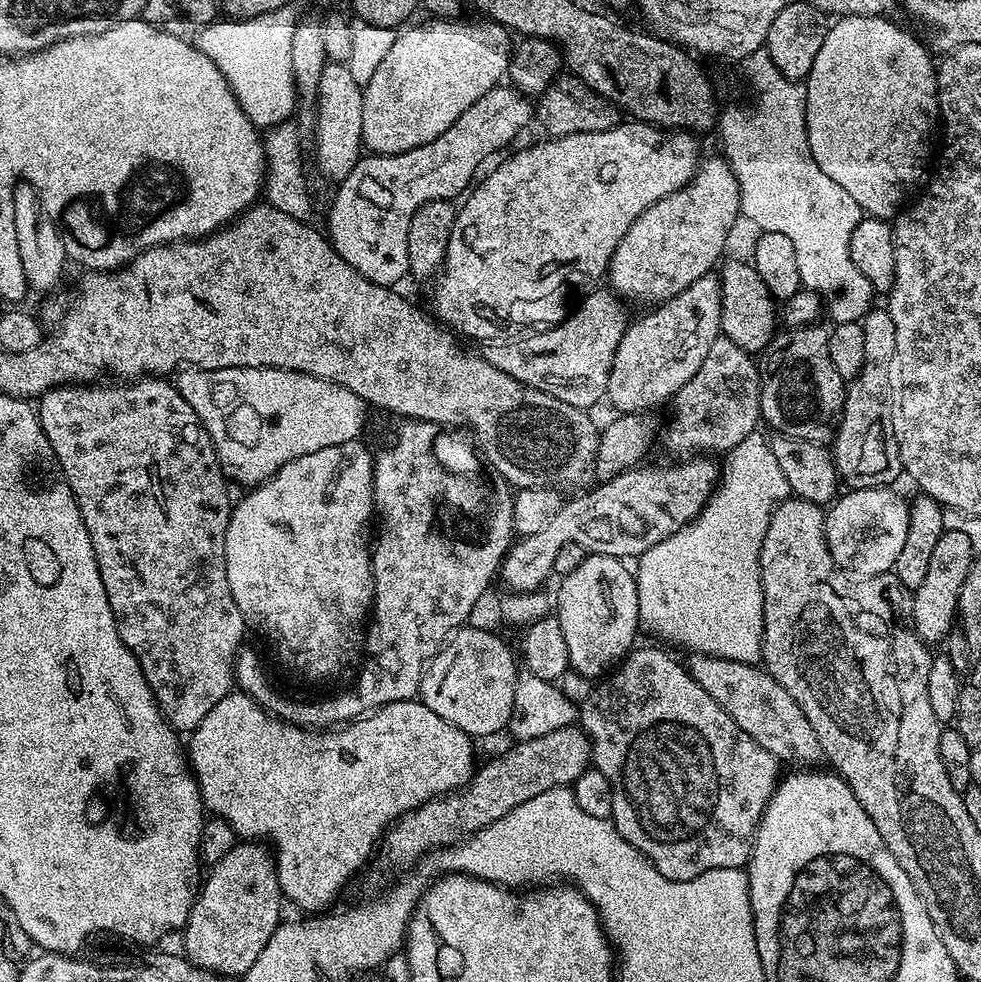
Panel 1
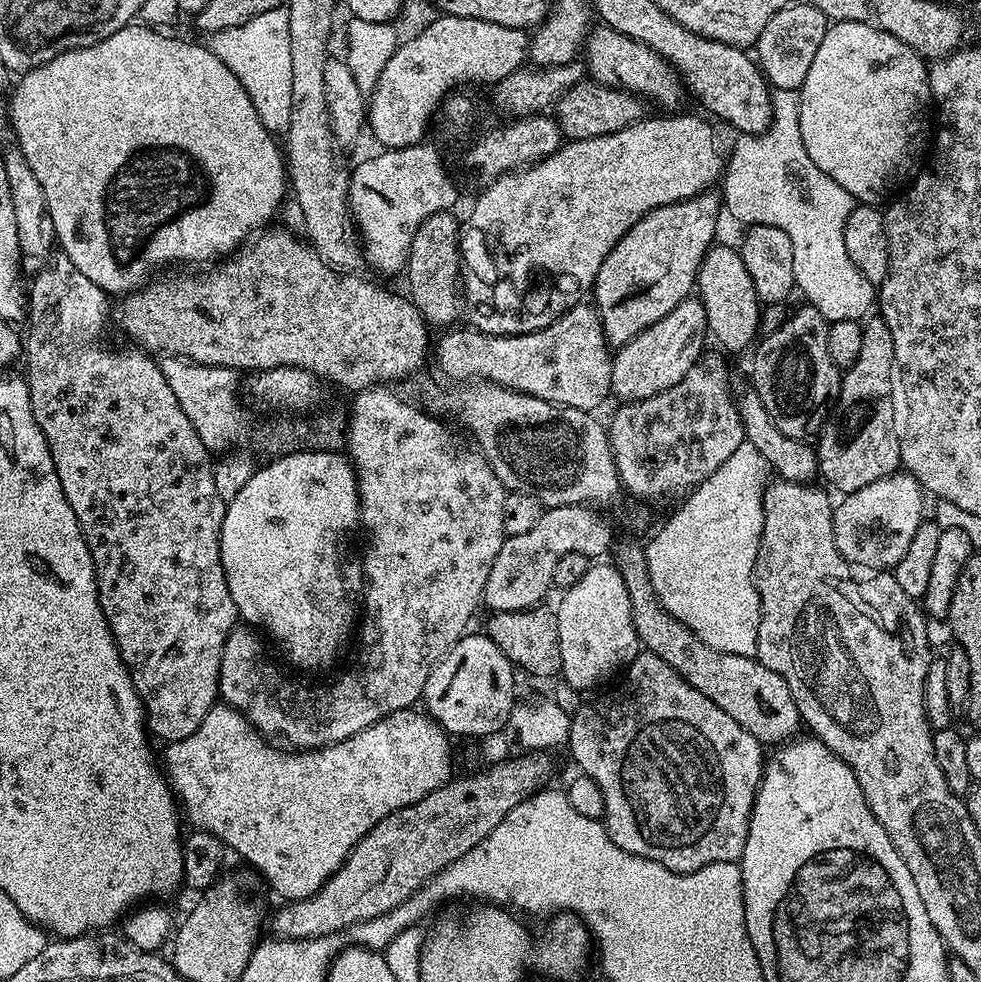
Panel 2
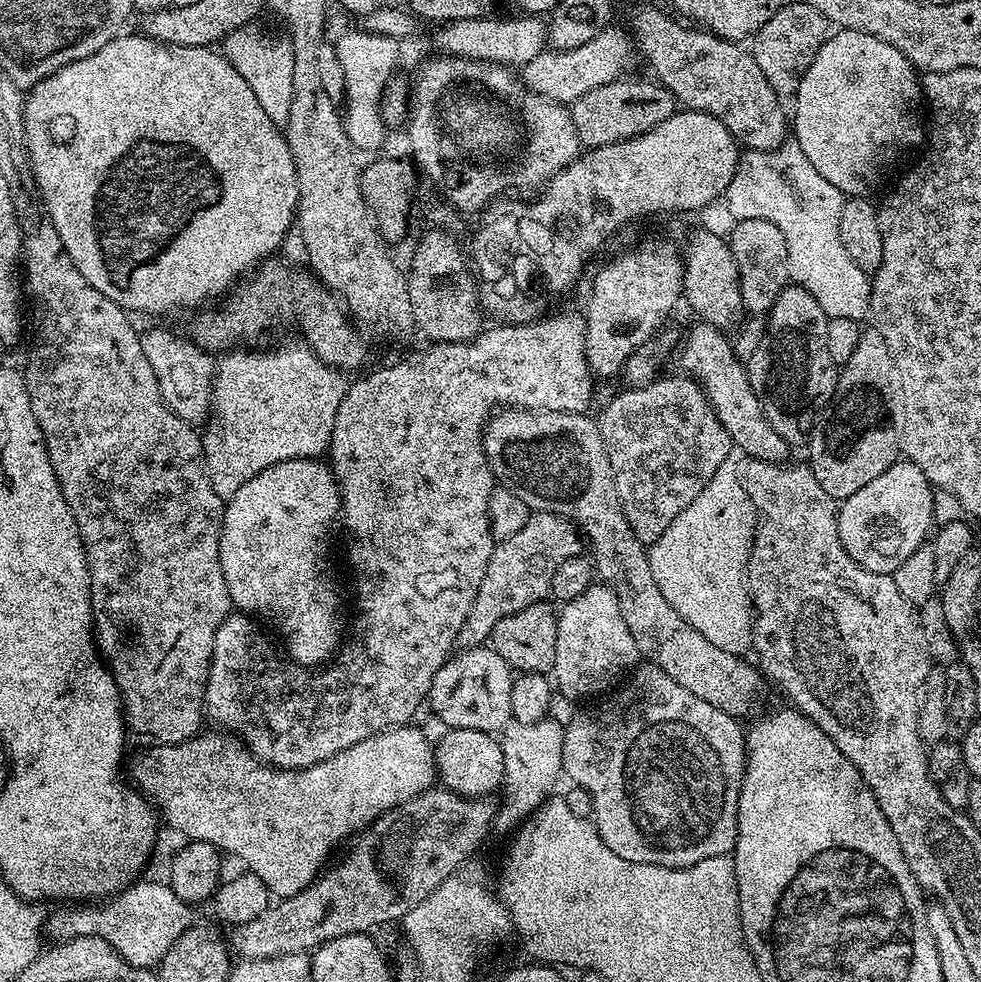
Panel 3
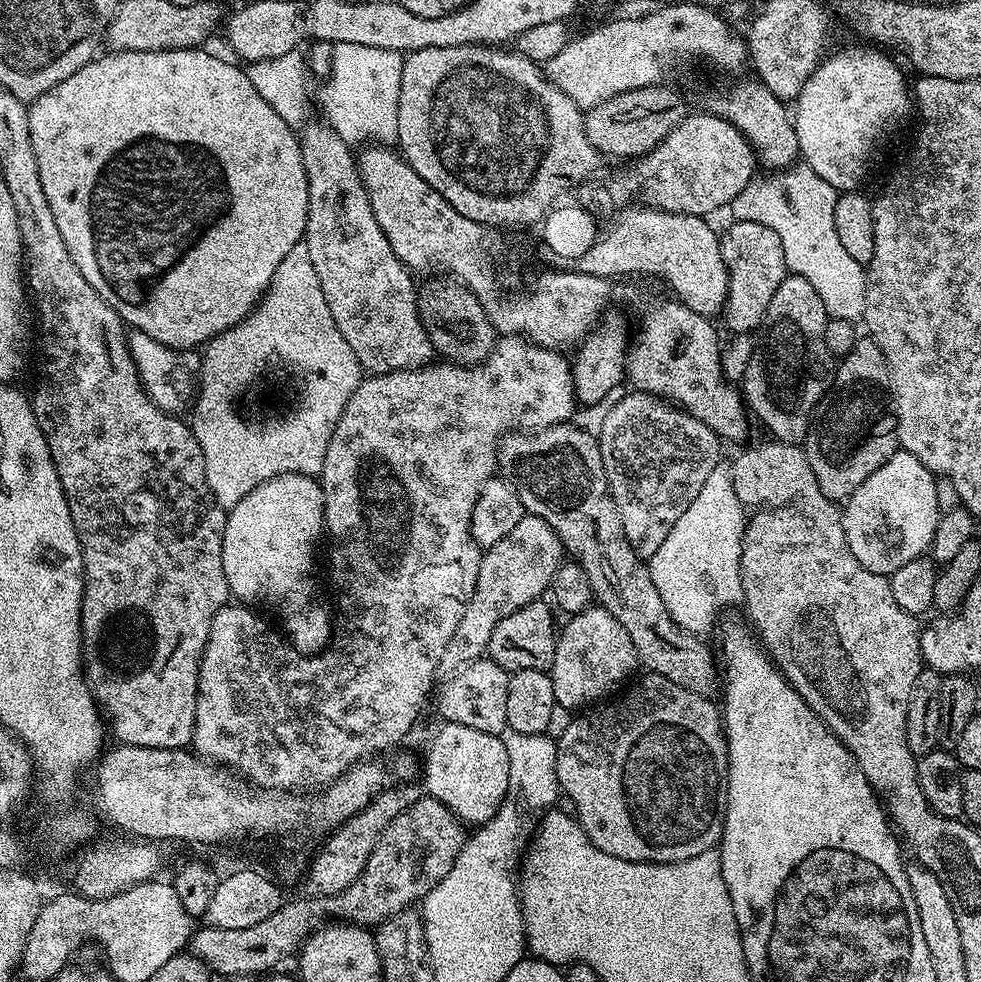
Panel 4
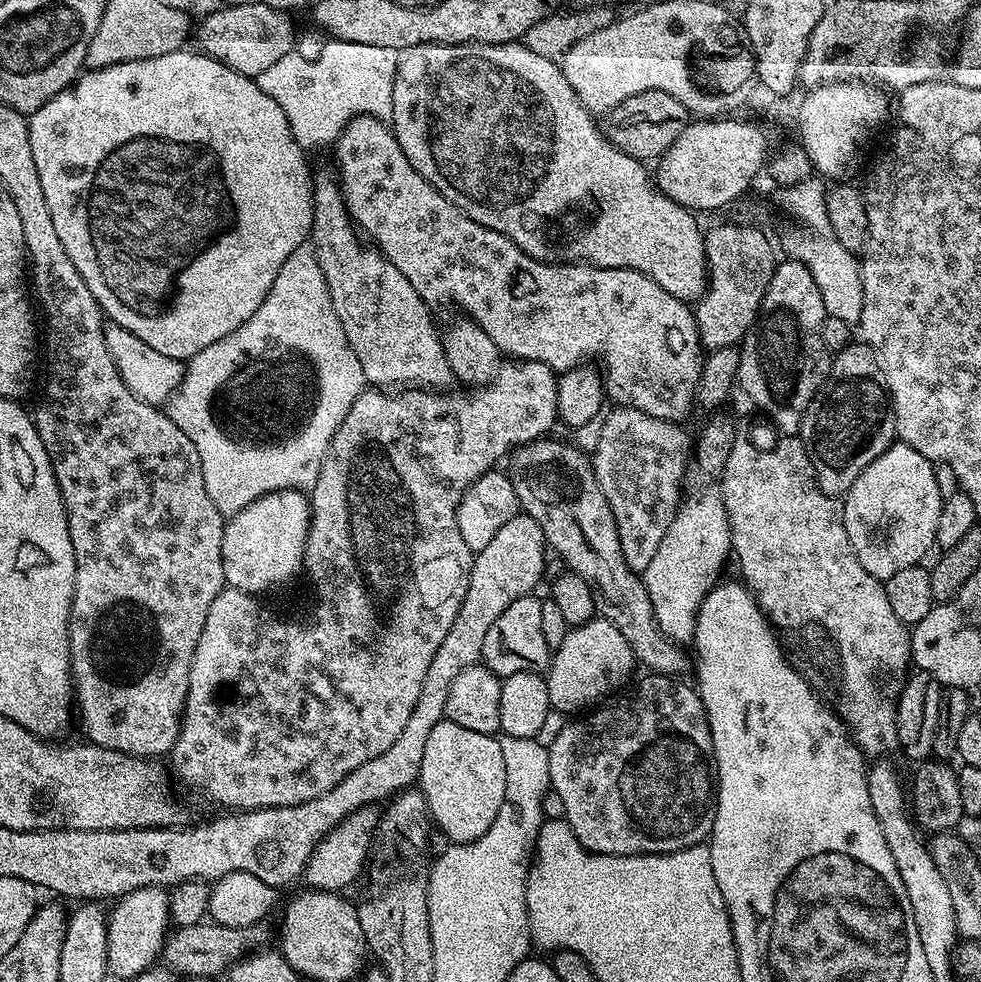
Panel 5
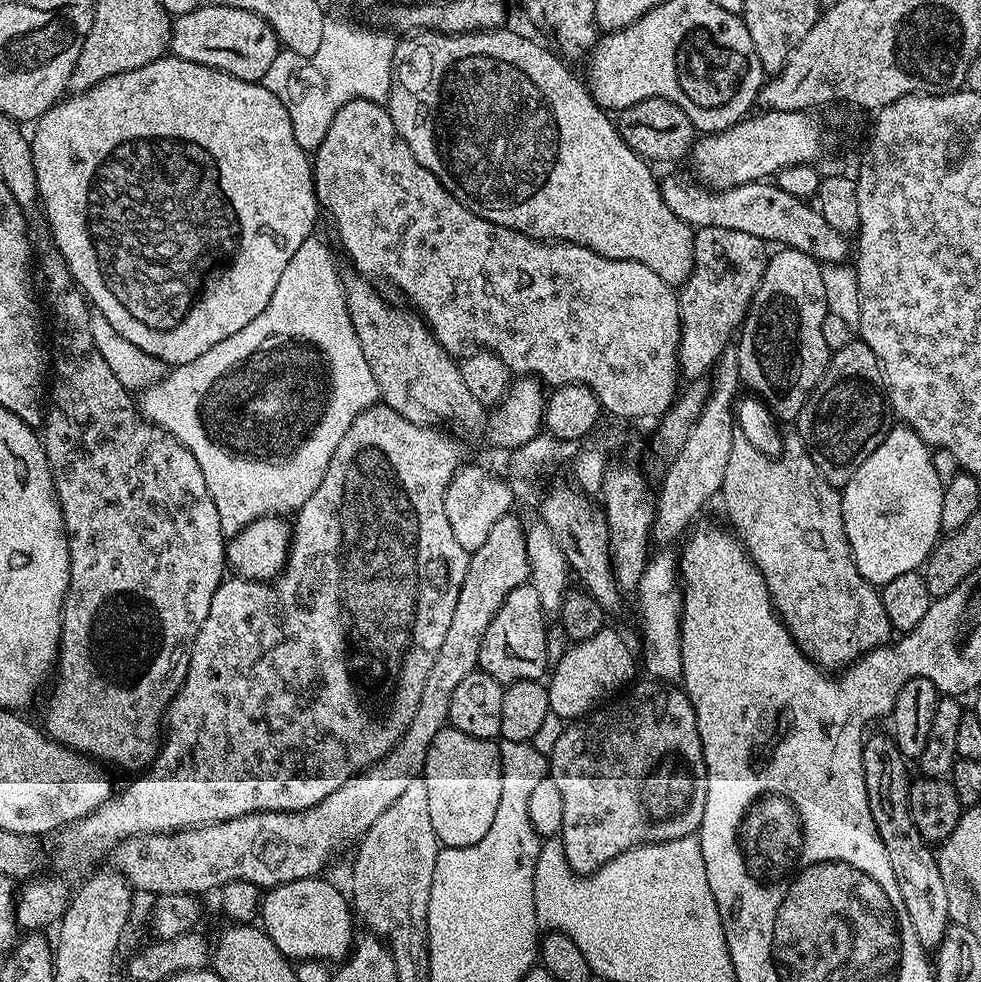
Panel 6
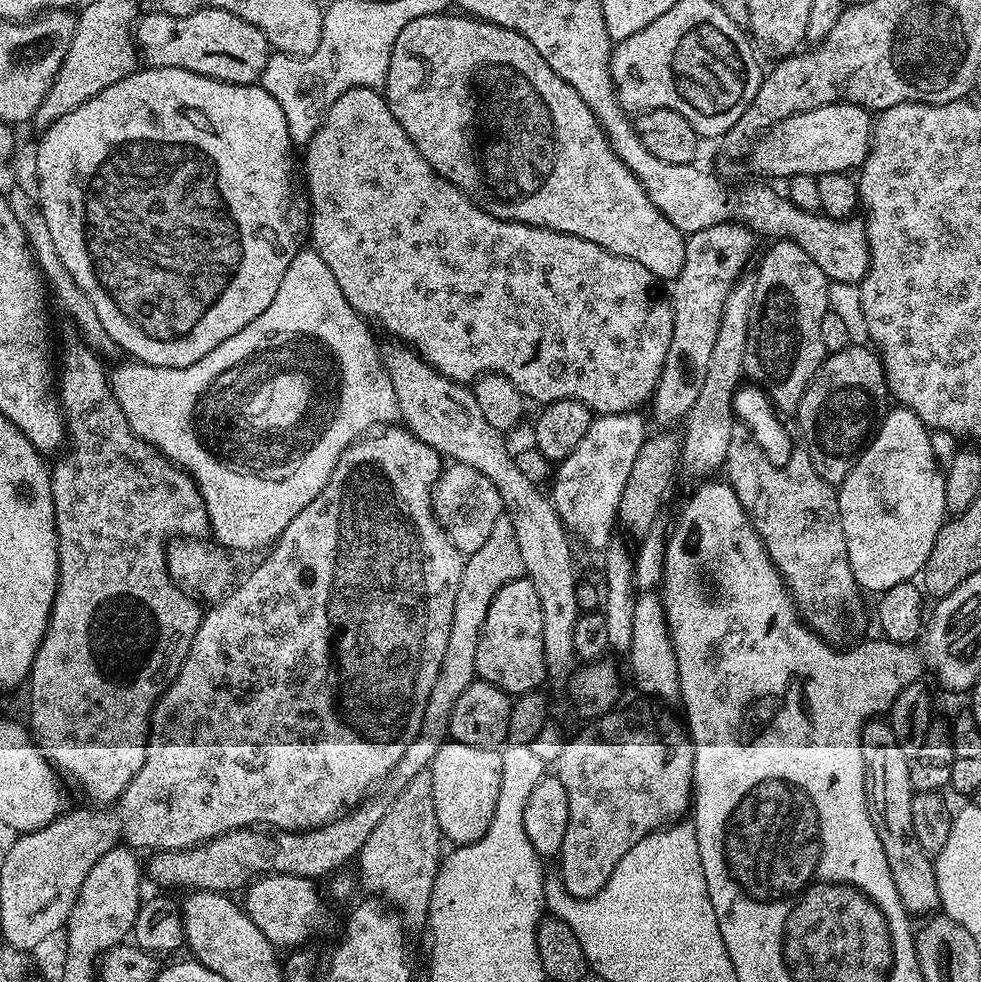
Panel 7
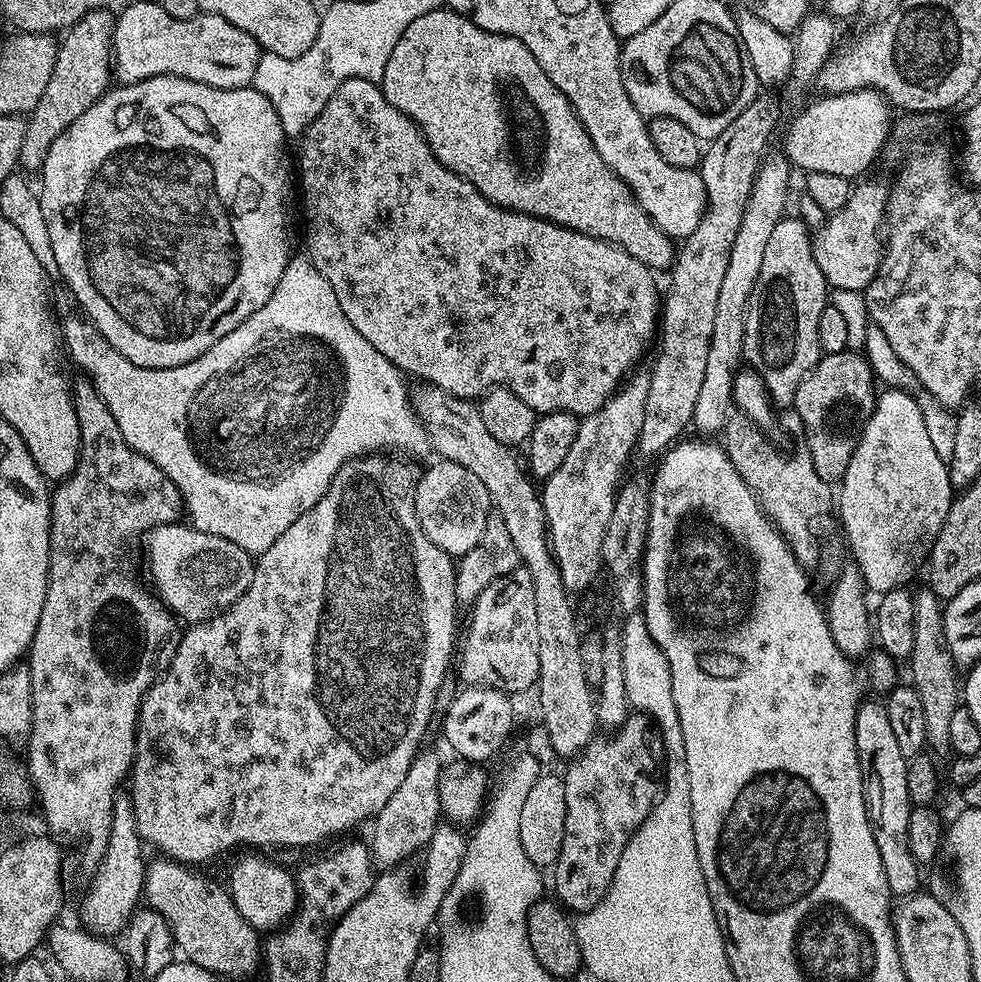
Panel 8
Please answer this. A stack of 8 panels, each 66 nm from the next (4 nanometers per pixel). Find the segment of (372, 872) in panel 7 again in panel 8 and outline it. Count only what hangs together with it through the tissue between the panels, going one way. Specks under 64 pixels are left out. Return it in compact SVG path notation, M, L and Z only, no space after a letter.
M427 750L417 752L410 762L410 770L406 770L406 778L402 778L398 790L390 794L390 802L386 802L386 806L382 806L382 810L376 813L370 824L370 847L372 859L381 869L395 869L403 865L400 863L410 859L415 852L416 855L423 853L428 847L437 824L442 820L439 798L441 777L439 754Z

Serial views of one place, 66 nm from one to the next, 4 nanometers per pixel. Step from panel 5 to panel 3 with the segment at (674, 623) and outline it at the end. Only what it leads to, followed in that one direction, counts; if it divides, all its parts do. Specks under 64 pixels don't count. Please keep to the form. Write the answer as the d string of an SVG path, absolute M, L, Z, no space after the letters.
M730 455L726 458L726 462L722 462L722 466L718 466L714 478L710 478L710 482L706 482L702 494L698 494L698 498L694 498L694 502L690 502L690 506L686 506L686 510L682 510L682 514L678 514L678 518L674 518L674 522L661 534L658 542L651 545L648 561L650 562L650 570L654 570L654 582L658 582L658 590L662 590L662 598L666 598L666 602L670 602L670 606L674 606L674 610L678 610L678 614L682 614L682 618L686 618L686 622L690 622L690 626L694 626L694 630L698 630L698 634L702 634L710 642L714 642L714 646L722 646L722 650L732 652L735 656L744 656L752 648L752 618L754 613L752 597L748 594L746 569L748 567L748 550L752 547L752 537L756 534L758 513L746 494L742 468L739 463L736 465L736 459L735 455Z

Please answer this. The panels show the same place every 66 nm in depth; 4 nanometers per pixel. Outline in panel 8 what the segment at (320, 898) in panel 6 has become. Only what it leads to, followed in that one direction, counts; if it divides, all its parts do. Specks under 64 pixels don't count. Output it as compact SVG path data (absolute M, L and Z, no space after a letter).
M264 856L242 857L226 879L226 887L234 906L238 906L238 914L242 914L242 918L261 934L279 929L295 913L298 903L295 875Z

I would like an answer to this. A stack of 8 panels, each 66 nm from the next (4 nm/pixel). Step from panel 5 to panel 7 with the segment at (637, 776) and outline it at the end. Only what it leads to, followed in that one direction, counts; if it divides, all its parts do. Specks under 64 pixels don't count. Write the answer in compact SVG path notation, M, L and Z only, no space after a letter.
M648 702L652 704L636 704L633 708L628 708L625 712L619 710L611 710L604 715L595 717L588 722L584 729L577 734L573 740L565 739L561 746L561 754L554 763L554 775L561 780L562 786L565 787L567 801L569 802L569 821L566 824L565 837L562 838L562 846L558 855L560 861L559 879L575 900L591 900L598 894L598 890L602 890L602 886L606 886L606 882L610 878L610 874L614 870L614 866L622 858L622 854L626 854L626 850L630 850L630 846L634 846L638 842L642 842L642 838L646 838L651 832L655 832L658 828L663 828L669 822L676 822L681 819L680 816L684 811L691 809L694 804L694 746L692 745L692 737L689 736L687 727L679 719L675 720L672 716L660 716L661 705L656 702Z

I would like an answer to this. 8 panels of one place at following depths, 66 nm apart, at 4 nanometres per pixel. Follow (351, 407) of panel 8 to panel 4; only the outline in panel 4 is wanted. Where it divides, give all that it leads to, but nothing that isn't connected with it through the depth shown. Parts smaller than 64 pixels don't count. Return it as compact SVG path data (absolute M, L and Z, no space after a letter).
M303 242L296 244L278 262L278 270L256 307L240 323L202 348L198 387L194 392L196 413L190 419L190 430L198 446L202 446L212 497L231 510L254 486L278 474L302 472L319 477L334 426L361 379L358 358L337 330L330 306L326 306L318 274L314 274L314 262L310 262L310 250Z

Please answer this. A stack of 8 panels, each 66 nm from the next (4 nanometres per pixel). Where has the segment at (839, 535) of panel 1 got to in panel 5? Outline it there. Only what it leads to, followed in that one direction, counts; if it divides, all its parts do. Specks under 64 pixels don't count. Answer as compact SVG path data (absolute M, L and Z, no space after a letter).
M893 442L885 452L878 454L862 474L850 486L843 497L842 511L846 534L850 538L850 546L854 546L854 554L858 554L858 562L866 566L866 570L875 580L889 580L898 570L906 570L910 566L920 564L928 551L933 551L938 530L938 514L942 497L938 490L938 482L934 482L936 469L931 460L927 460L918 450L908 444Z

